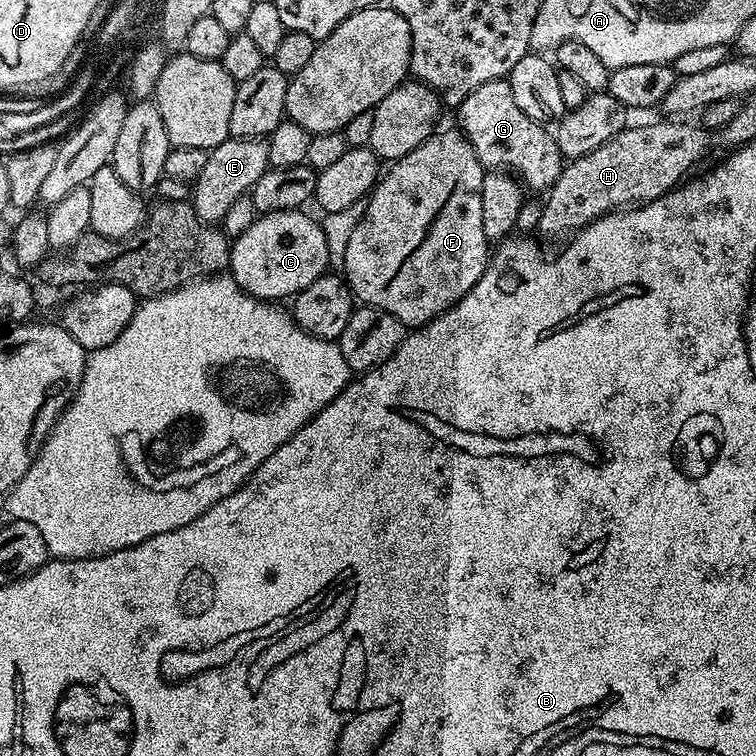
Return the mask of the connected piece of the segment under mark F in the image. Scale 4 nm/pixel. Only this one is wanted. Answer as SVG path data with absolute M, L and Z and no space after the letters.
M459 130L437 131L389 168L376 181L366 200L364 217L350 233L342 275L361 305L386 310L415 330L455 306L486 270L490 259L490 241L482 234L482 178L486 170Z

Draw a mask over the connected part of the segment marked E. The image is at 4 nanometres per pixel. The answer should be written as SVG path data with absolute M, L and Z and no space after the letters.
M229 138L222 141L217 148L211 149L206 158L206 166L202 166L202 174L198 174L198 178L194 181L194 187L191 189L190 203L201 222L213 226L219 225L224 219L226 210L230 210L230 206L234 206L234 202L238 202L238 198L251 193L258 178L262 178L262 174L268 171L269 167L268 141L264 138L251 140Z

